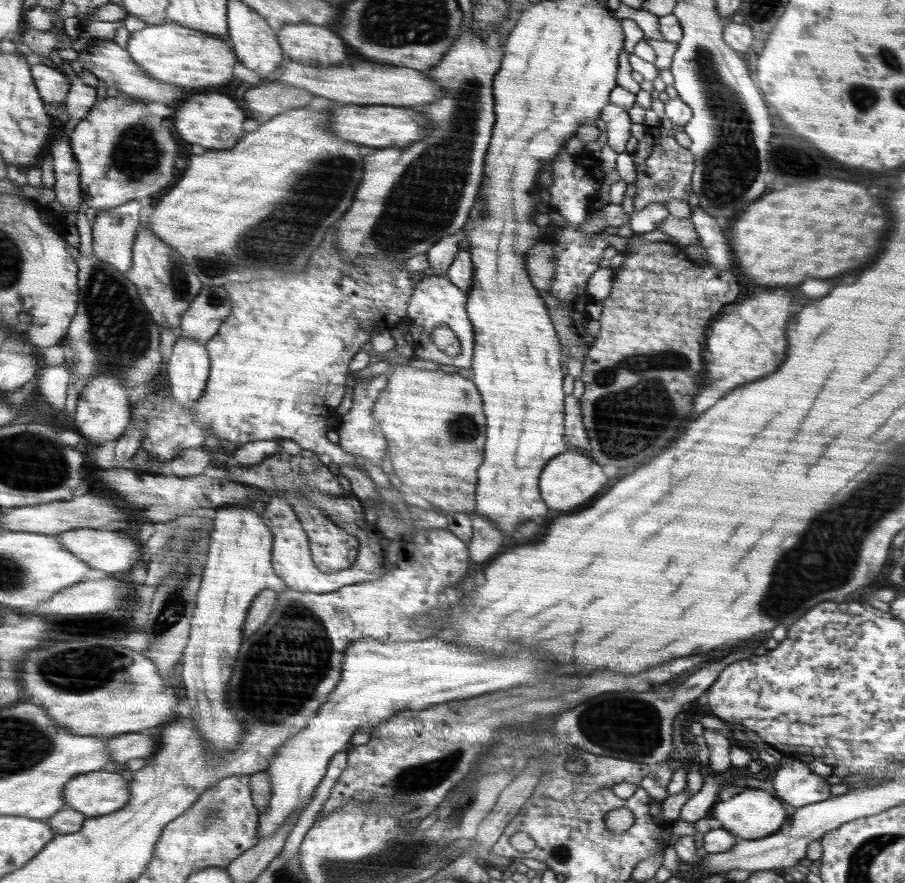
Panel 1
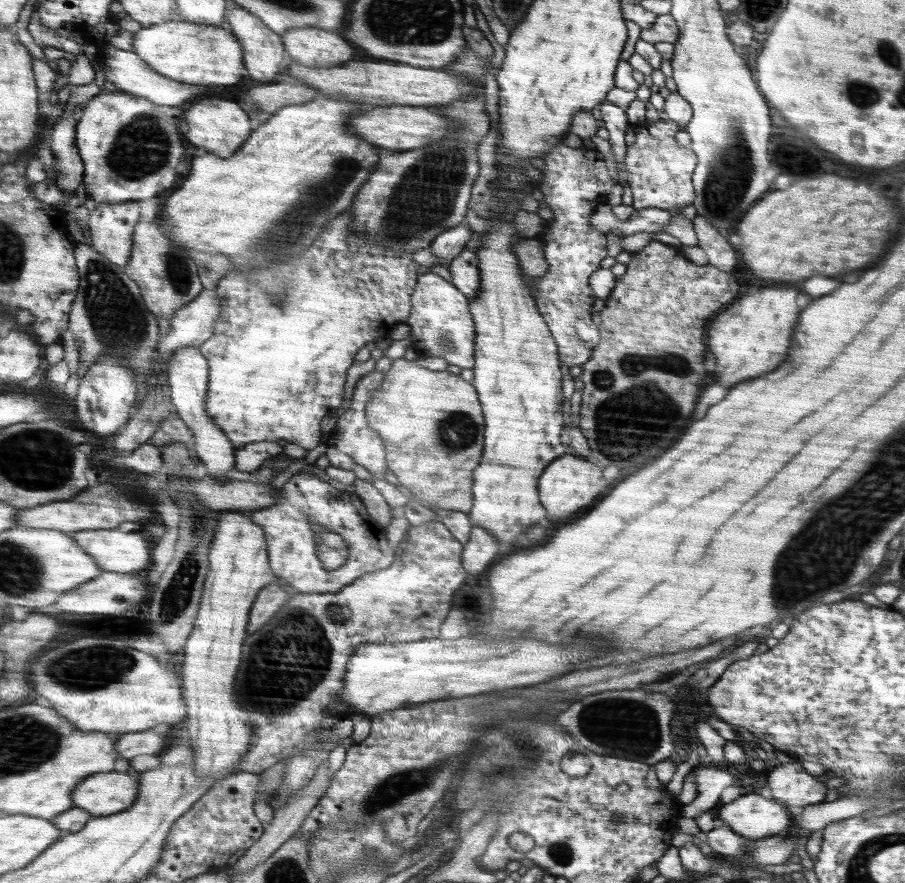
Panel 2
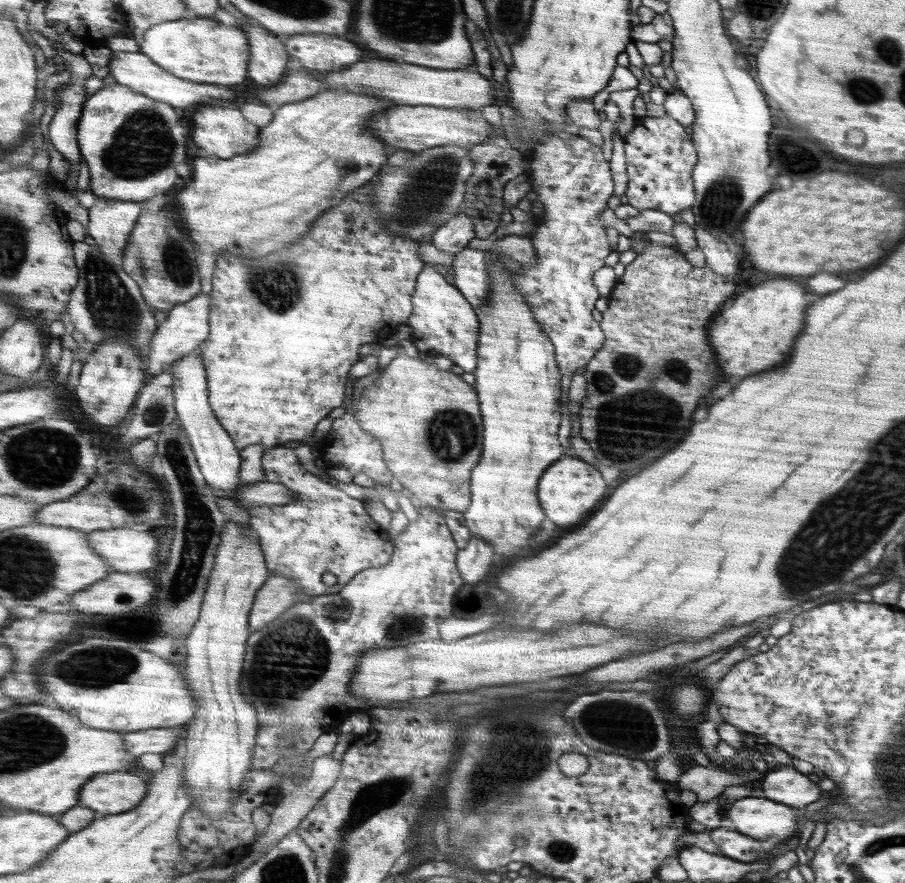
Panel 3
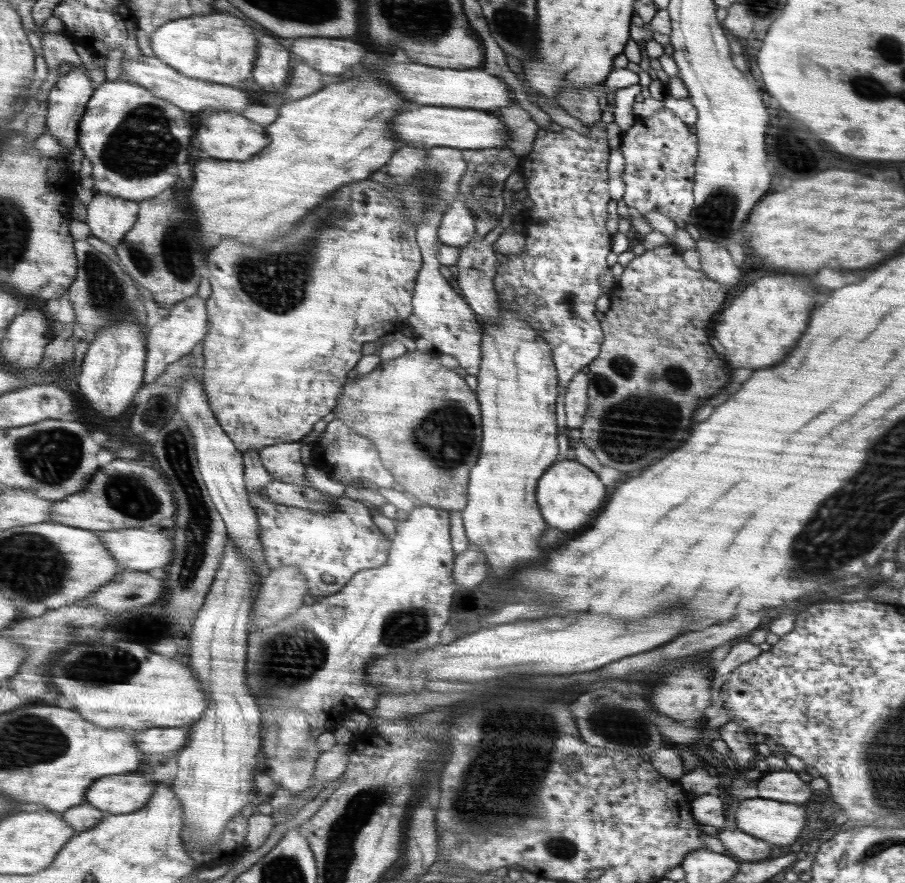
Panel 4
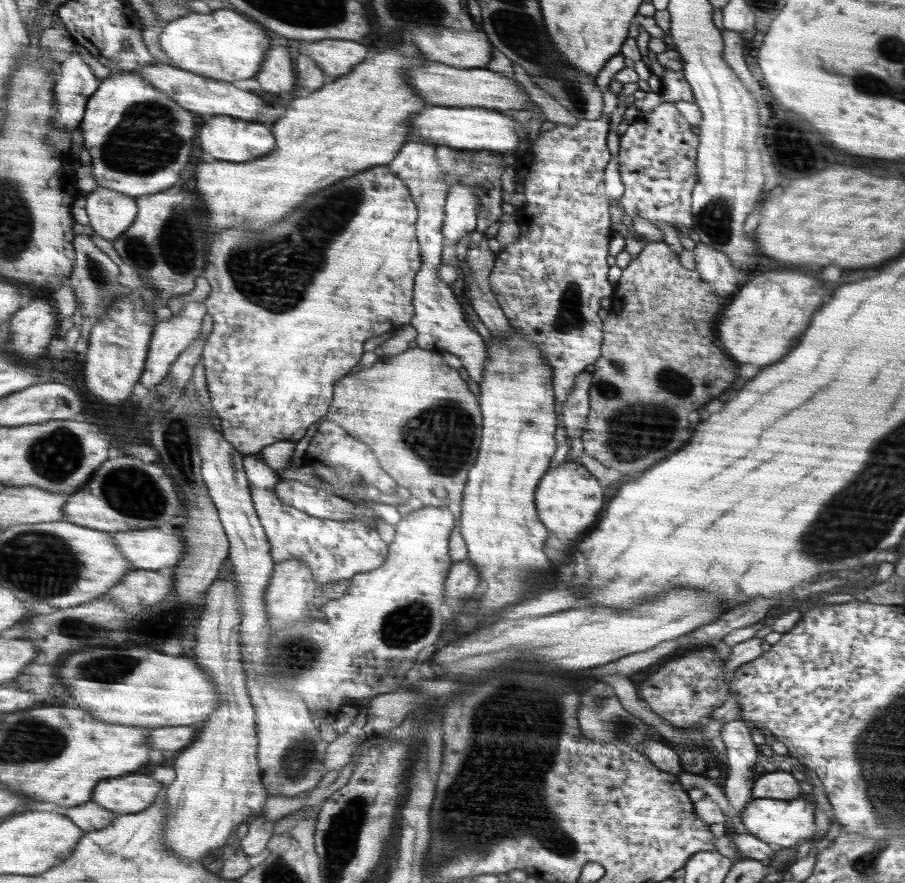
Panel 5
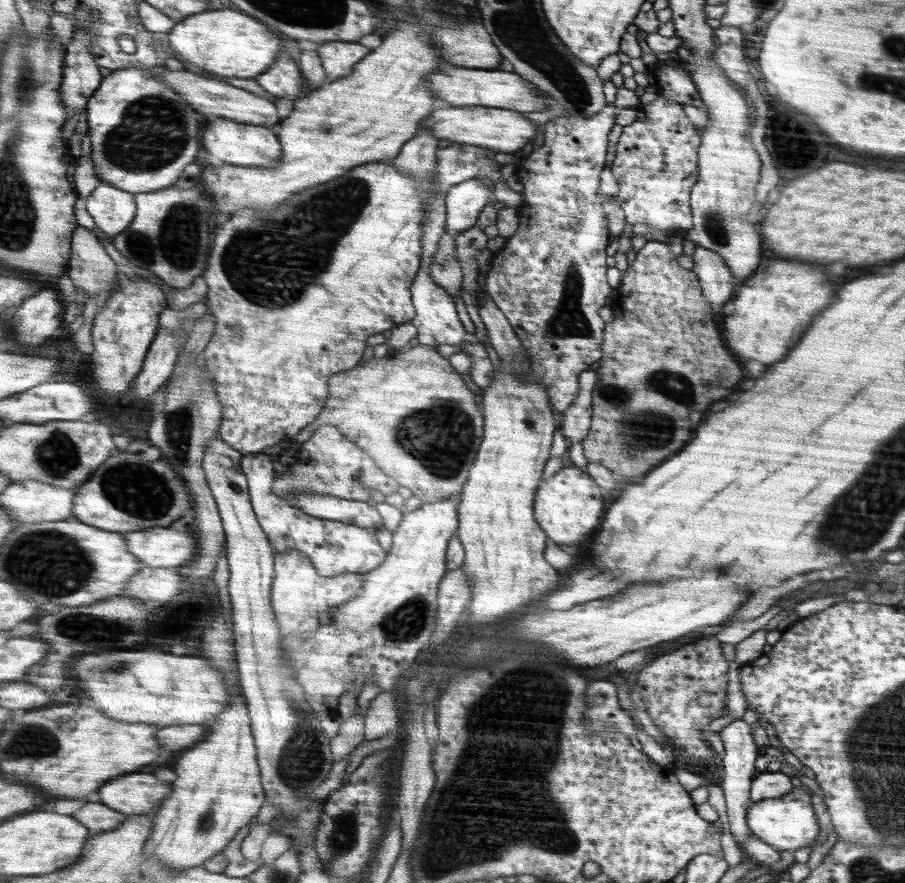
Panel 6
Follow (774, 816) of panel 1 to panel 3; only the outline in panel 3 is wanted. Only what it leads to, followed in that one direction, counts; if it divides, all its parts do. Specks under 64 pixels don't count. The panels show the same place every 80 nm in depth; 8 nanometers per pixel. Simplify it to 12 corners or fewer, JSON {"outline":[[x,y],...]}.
{"outline":[[742,798],[728,810],[733,829],[786,840],[796,830],[790,806]]}

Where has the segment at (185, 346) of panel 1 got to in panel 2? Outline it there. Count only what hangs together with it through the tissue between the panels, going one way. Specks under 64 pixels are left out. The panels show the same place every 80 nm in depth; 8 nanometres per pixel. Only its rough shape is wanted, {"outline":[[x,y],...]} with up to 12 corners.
{"outline":[[176,350],[167,384],[209,477],[229,479],[236,446],[207,414],[210,364]]}

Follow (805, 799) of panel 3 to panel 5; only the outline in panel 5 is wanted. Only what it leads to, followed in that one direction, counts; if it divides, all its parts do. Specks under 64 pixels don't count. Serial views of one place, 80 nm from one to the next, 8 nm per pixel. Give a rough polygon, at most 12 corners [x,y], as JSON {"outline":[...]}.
{"outline":[[770,772],[755,780],[754,798],[792,800],[802,794],[794,775]]}

